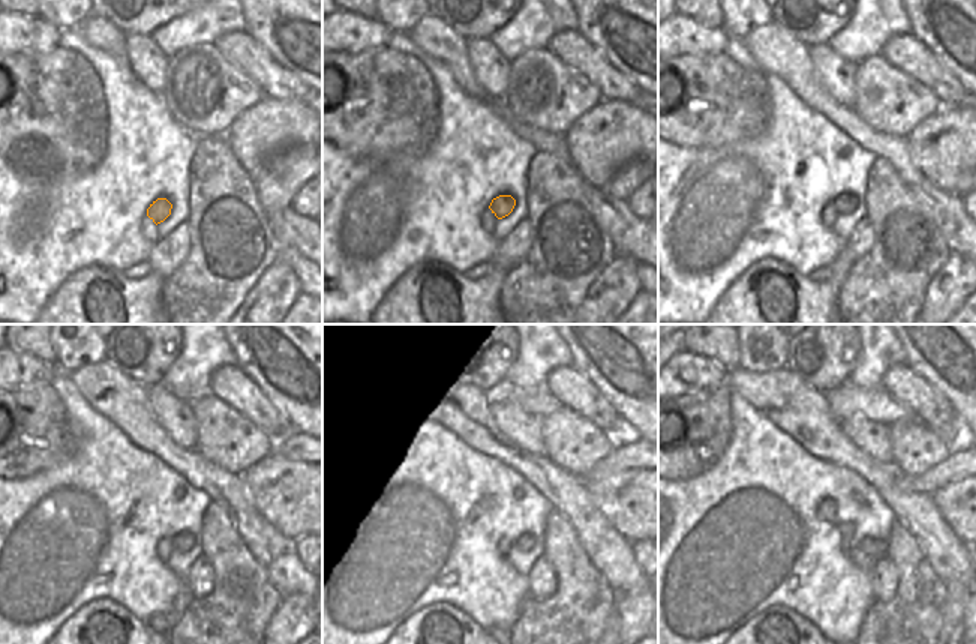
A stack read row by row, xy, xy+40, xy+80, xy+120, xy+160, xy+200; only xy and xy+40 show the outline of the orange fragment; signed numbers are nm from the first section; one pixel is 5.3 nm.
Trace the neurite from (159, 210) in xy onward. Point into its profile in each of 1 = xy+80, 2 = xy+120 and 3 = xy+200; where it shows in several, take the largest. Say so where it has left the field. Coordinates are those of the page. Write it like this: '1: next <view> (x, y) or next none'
1: next xy+80 (844, 204)
2: next xy+120 (183, 542)
3: next xy+200 (877, 548)

